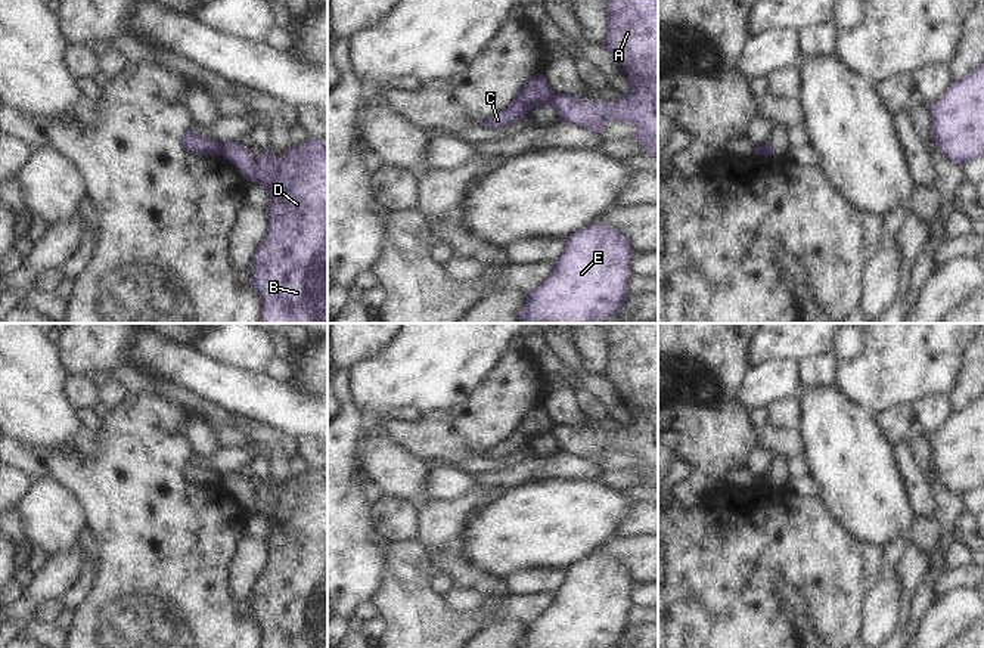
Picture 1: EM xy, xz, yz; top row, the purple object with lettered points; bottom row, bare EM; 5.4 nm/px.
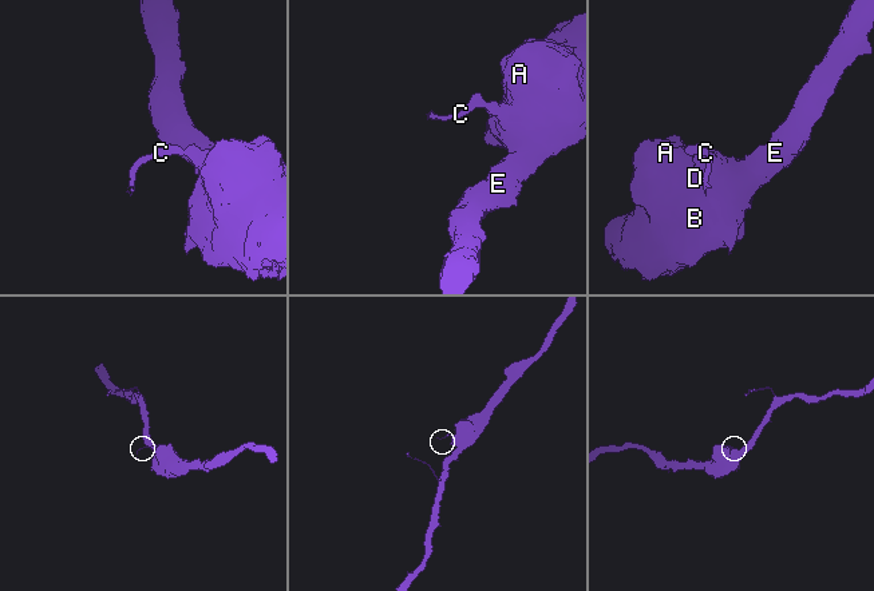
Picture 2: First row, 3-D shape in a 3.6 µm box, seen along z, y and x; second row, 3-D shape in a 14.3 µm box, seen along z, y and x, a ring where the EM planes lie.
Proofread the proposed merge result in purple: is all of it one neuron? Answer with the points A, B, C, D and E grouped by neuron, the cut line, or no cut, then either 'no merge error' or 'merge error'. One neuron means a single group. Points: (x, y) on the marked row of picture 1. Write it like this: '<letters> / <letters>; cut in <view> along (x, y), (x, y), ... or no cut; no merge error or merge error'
A B D E / C; cut in xz along (555, 95), (548, 107); merge error

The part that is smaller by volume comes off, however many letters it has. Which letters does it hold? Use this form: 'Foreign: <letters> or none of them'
Foreign: C

